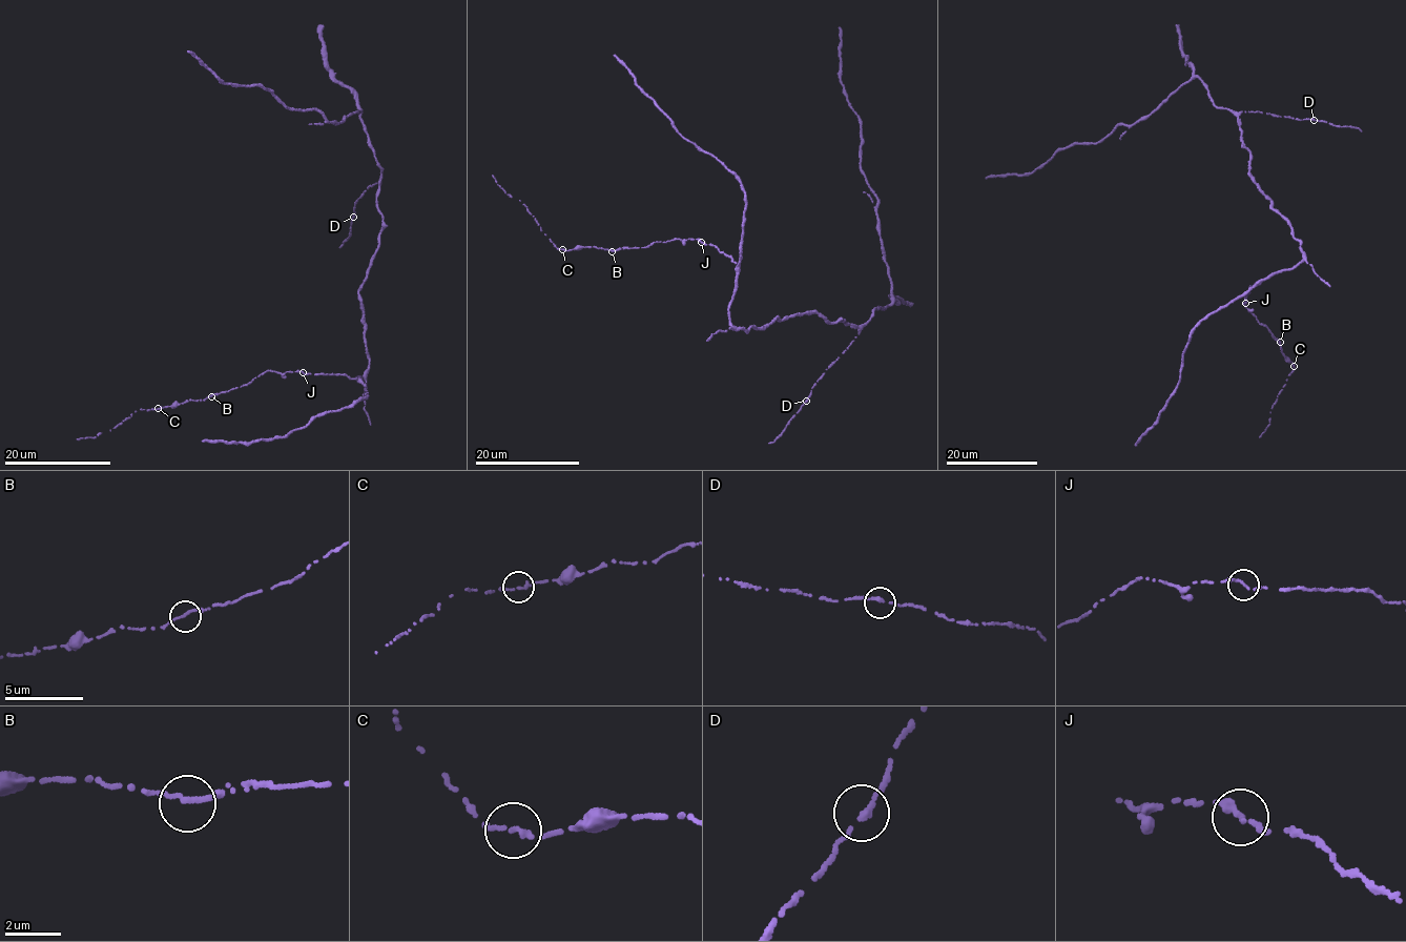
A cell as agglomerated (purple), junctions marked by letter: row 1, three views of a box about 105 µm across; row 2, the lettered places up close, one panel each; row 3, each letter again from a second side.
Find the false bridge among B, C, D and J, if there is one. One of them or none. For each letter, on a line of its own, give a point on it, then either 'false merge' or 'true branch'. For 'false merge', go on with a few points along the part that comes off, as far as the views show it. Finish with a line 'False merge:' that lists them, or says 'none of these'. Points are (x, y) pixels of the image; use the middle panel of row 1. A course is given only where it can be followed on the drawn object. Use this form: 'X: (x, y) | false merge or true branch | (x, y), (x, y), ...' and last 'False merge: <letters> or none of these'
B: (612, 251) | true branch
C: (562, 249) | false merge | (562, 249), (550, 239), (519, 200), (504, 191), (493, 176)
D: (806, 401) | true branch
J: (701, 242) | true branch
False merge: C

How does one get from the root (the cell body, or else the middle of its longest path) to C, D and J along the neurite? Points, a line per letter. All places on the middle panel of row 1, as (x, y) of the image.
C: (793, 316), (747, 331), (733, 326), (728, 307), (737, 264), (696, 239), (614, 250), (562, 249)
D: (793, 316), (817, 313), (831, 324), (844, 320), (860, 330), (848, 349), (817, 381), (806, 401)
J: (793, 316), (747, 331), (731, 325), (728, 307), (737, 264), (701, 242)

